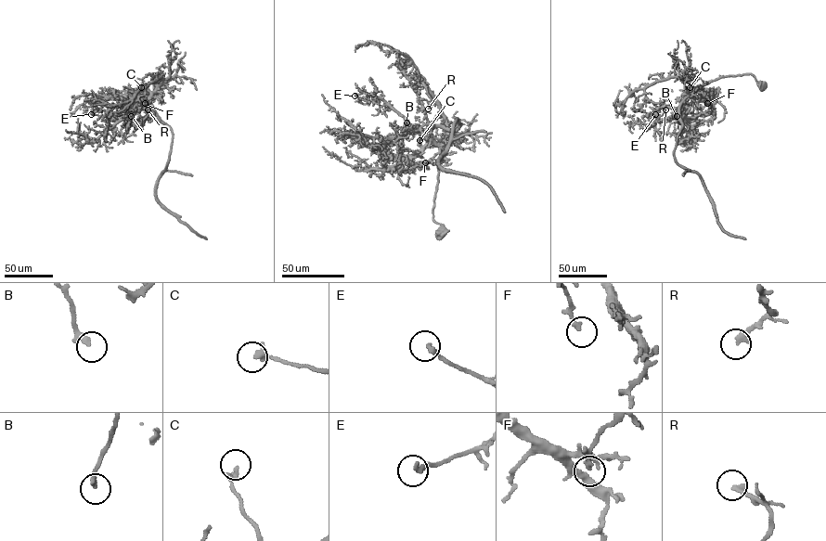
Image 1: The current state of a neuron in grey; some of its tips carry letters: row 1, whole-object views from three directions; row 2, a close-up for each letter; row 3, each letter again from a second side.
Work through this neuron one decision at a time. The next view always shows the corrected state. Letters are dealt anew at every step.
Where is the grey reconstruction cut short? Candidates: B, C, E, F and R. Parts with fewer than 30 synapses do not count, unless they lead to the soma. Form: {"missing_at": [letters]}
{"missing_at": []}

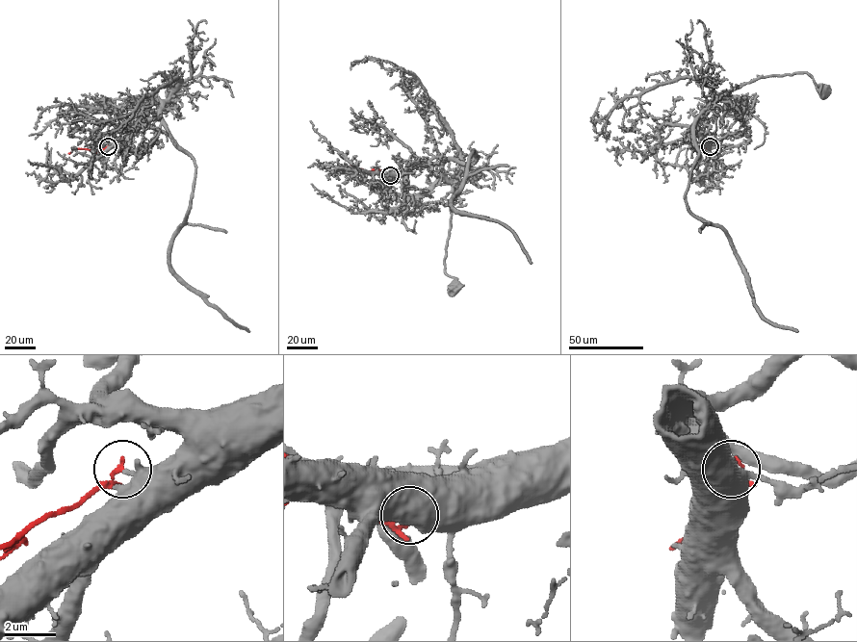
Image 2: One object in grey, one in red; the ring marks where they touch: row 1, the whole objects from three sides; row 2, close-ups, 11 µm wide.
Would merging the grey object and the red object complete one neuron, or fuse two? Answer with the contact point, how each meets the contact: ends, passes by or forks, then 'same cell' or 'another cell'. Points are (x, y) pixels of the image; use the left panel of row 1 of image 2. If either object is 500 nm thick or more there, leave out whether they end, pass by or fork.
at (108, 146); grey ends there; red passes by; another cell

